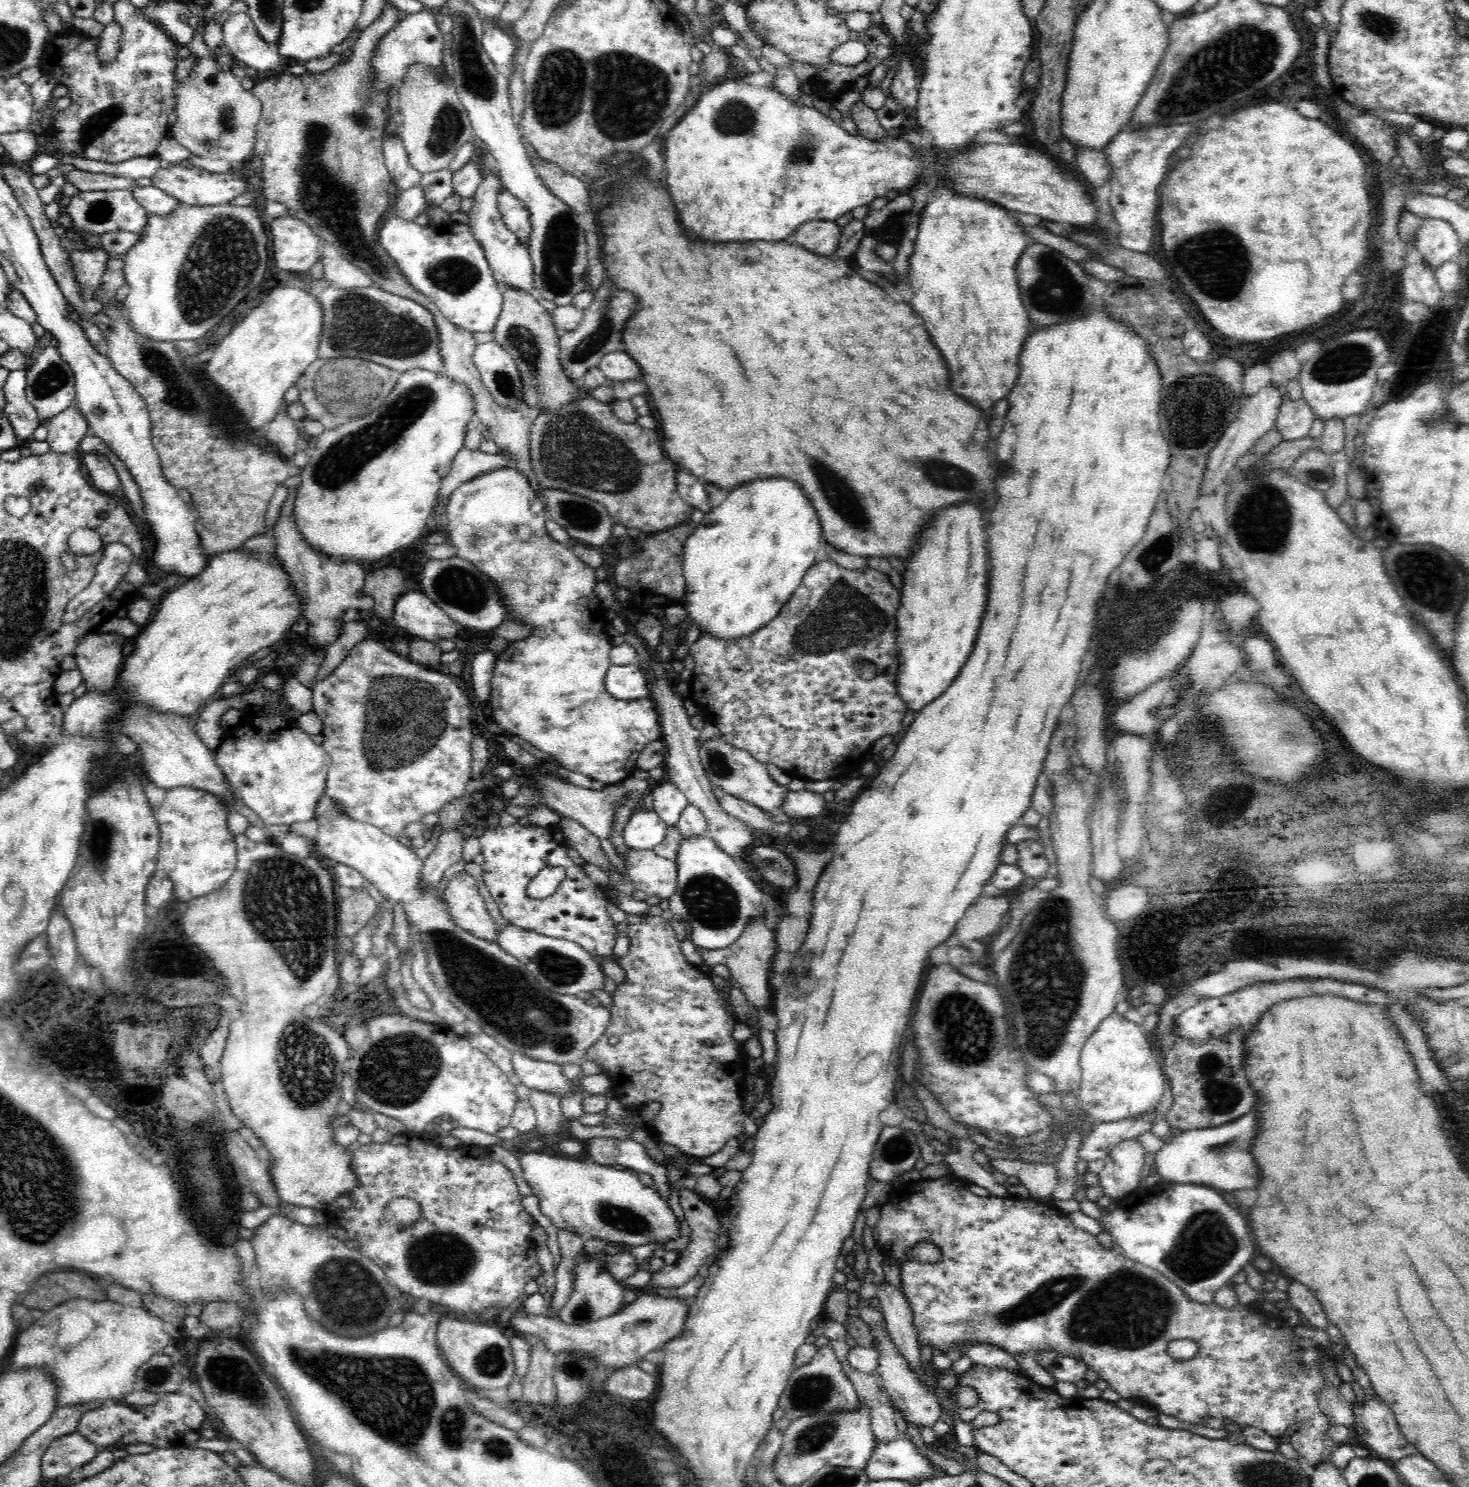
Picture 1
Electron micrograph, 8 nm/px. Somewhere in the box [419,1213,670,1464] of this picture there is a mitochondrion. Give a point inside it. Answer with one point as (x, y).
(489, 1362)

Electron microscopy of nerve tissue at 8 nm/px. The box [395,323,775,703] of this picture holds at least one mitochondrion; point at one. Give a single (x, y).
(576, 451)

